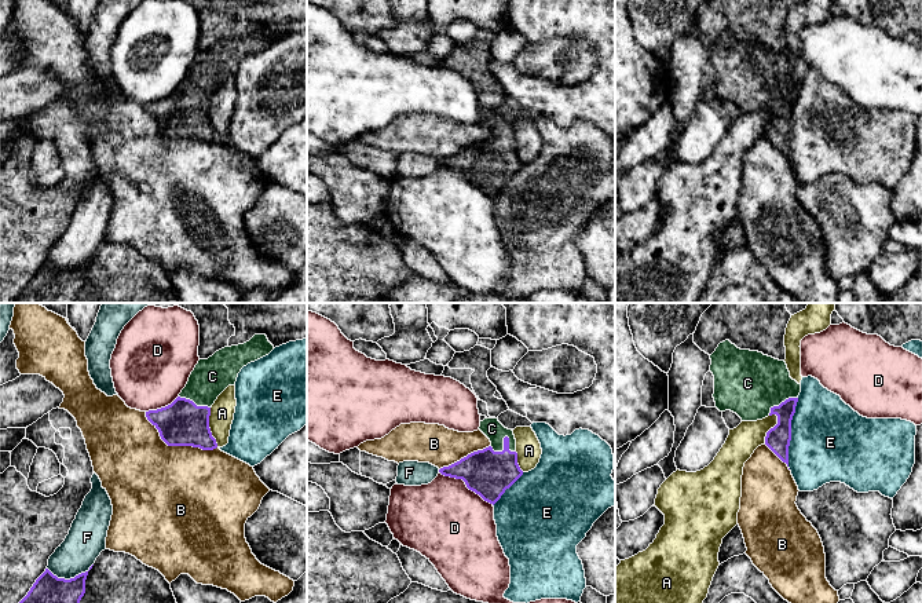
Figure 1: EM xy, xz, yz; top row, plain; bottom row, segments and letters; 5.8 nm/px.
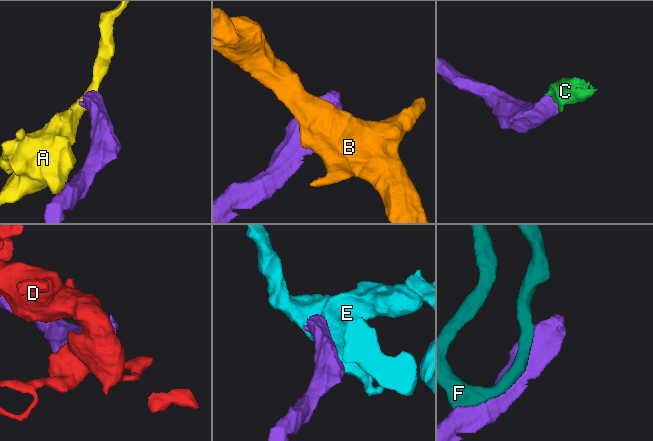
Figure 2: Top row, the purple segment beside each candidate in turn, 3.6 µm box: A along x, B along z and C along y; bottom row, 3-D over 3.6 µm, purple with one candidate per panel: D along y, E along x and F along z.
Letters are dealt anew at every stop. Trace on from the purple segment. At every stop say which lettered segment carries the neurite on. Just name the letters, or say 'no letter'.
C

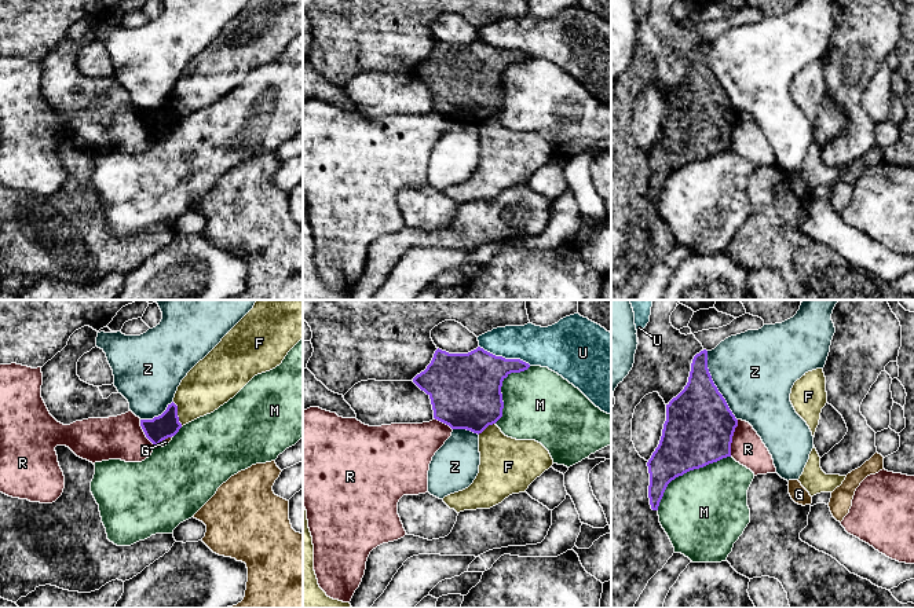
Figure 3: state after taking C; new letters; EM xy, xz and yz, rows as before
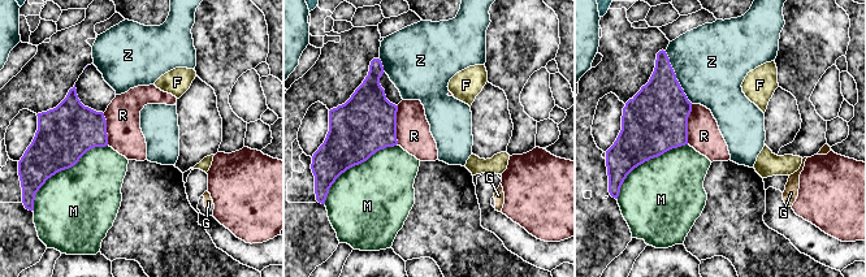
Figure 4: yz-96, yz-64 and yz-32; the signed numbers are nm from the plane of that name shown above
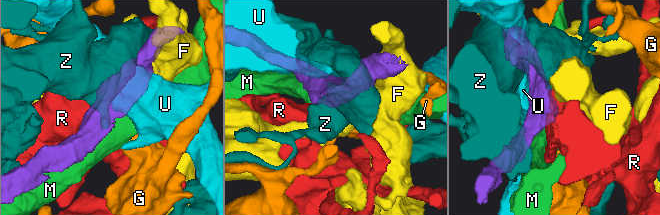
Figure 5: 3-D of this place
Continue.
no letter

